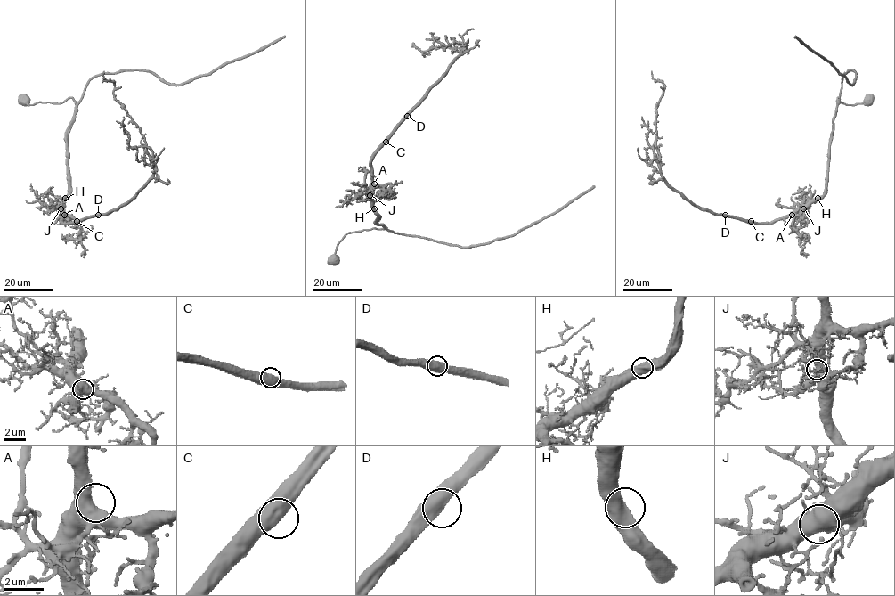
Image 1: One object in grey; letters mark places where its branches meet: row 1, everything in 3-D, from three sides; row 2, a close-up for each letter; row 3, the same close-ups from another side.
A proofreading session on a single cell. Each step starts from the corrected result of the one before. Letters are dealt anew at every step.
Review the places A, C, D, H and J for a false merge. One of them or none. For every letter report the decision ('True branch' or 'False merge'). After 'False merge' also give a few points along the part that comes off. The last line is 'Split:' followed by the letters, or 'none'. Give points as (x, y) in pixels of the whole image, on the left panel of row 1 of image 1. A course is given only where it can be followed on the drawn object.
A: True branch
C: True branch
D: True branch
H: True branch
J: True branch
Split: none

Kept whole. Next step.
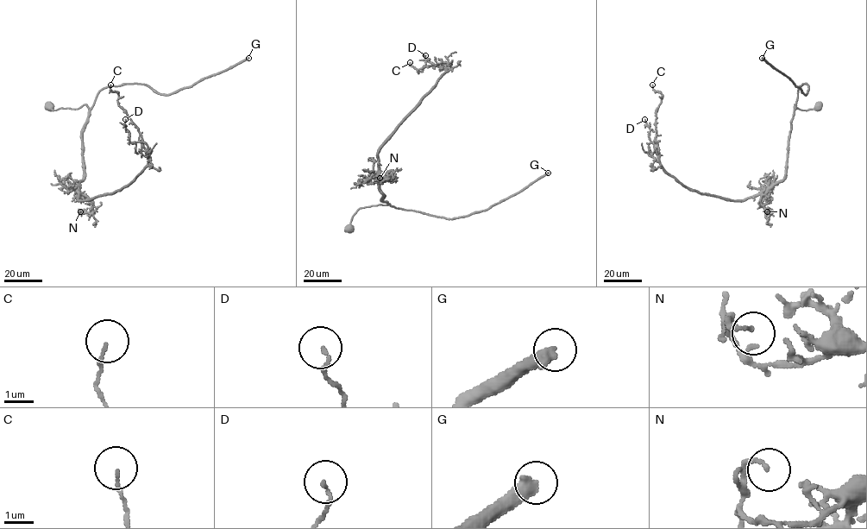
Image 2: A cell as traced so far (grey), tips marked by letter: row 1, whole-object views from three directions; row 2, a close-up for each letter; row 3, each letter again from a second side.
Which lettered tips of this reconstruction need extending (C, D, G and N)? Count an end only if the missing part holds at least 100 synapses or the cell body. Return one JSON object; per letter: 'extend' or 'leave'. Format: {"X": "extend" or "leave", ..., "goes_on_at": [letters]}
{"C": "leave", "D": "leave", "G": "extend", "N": "leave", "goes_on_at": ["G"]}

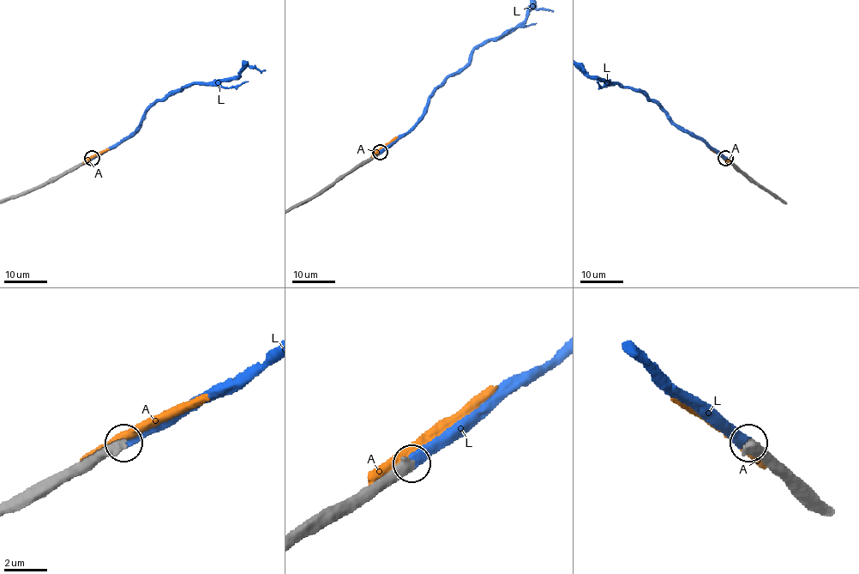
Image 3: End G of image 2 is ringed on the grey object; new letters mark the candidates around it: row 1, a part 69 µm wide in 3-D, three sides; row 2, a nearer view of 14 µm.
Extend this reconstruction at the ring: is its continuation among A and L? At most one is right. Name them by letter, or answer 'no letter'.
L

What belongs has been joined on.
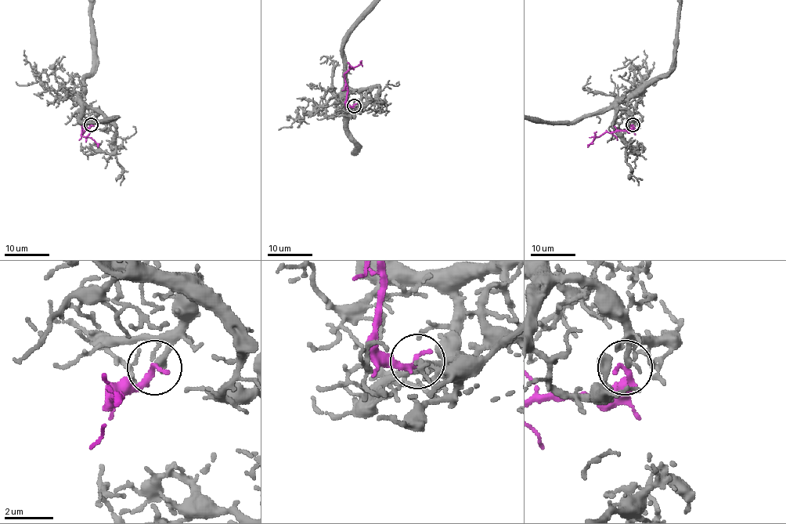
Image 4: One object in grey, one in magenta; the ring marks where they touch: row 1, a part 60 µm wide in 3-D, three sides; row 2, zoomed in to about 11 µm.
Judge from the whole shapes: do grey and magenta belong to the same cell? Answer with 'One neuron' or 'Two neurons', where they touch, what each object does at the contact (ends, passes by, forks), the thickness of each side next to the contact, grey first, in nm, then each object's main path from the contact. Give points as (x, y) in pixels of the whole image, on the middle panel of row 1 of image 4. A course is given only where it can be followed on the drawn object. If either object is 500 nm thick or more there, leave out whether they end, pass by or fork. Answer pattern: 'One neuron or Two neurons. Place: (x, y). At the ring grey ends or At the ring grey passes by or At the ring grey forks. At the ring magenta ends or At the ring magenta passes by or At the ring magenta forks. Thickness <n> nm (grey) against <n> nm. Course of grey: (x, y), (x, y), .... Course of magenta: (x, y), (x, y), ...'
One neuron. Place: (354, 106). At the ring grey ends. At the ring magenta ends. Thickness 280 nm (grey) against 280 nm. Course of magenta: (354, 106), (346, 102), (347, 85), (344, 74), (361, 61)

